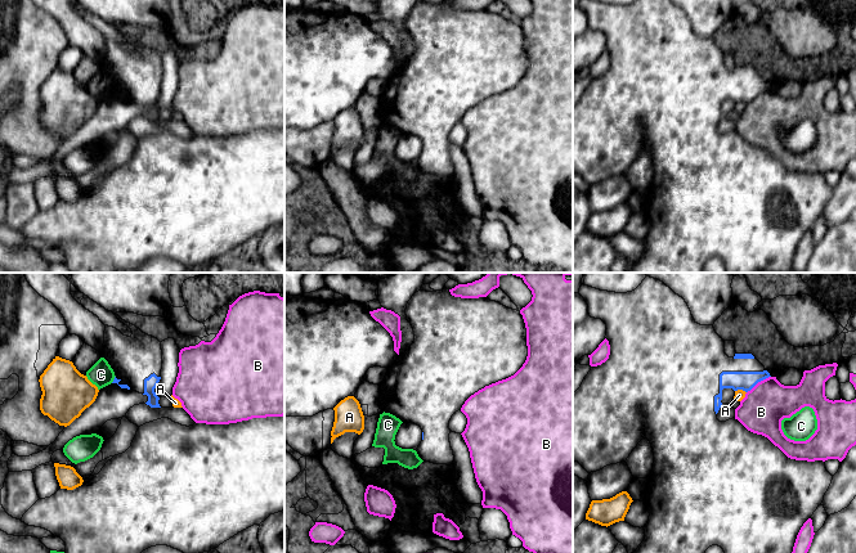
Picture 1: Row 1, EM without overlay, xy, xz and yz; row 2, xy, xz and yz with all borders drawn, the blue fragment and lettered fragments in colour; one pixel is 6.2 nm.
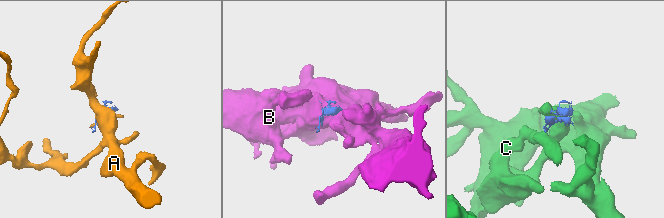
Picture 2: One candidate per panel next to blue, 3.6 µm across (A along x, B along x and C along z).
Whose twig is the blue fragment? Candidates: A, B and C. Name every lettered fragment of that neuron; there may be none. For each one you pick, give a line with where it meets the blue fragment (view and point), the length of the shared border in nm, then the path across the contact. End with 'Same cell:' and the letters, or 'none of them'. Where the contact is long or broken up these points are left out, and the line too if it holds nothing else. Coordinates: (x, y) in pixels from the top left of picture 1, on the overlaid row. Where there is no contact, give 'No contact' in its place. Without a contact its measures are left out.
Same cell: none of them

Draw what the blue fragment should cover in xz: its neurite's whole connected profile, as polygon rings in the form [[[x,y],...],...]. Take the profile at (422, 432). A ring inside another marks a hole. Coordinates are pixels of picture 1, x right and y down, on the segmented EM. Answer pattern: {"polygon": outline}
{"polygon": [[[444,288],[418,291],[407,304],[407,320],[414,332],[411,347],[387,369],[380,404],[385,413],[422,430],[418,457],[434,464],[453,464],[449,421],[479,390],[514,376],[528,356],[523,315],[487,297],[461,298]]]}

